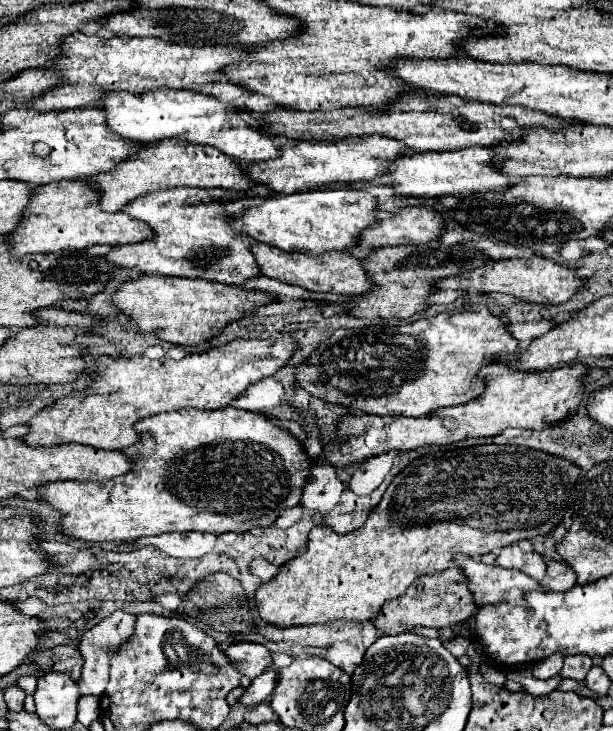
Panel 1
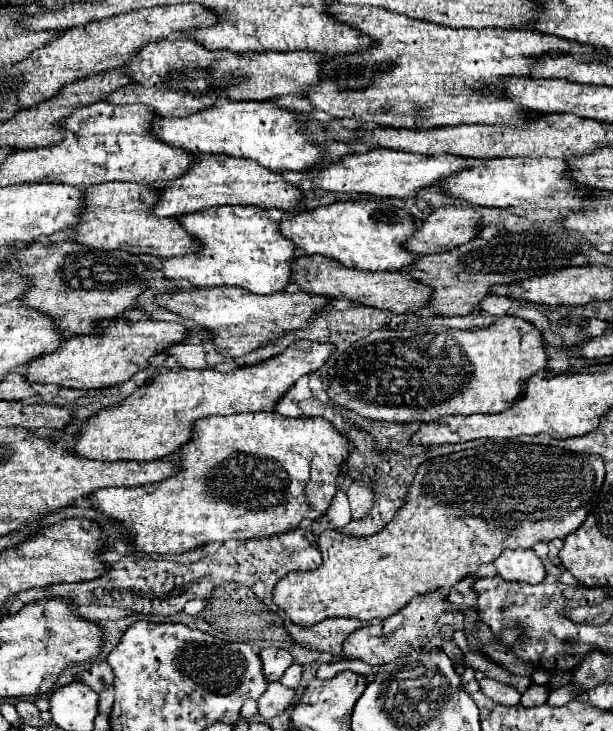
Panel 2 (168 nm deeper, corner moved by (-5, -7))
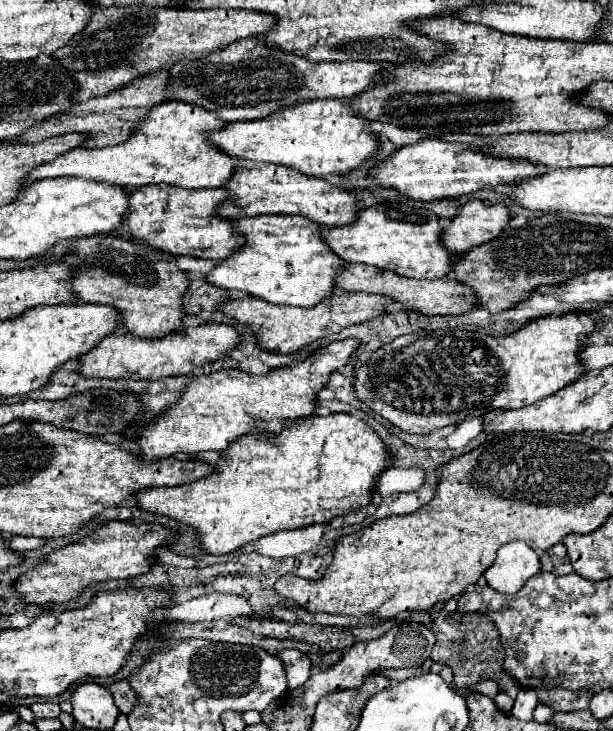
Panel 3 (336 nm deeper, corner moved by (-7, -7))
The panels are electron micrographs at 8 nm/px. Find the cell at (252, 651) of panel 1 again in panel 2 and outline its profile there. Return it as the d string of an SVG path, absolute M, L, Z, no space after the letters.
M260 649L258 657L262 661L262 669L268 681L278 681L282 677L282 673L292 665L292 657L286 649Z

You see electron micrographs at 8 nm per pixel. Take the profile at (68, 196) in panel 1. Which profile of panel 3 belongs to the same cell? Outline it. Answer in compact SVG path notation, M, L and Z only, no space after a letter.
M148 185L132 191L126 215L128 237L142 239L148 245L172 255L190 255L200 259L224 261L242 249L246 239L232 227L232 221L218 215L218 207L230 197L226 189L184 189L174 185Z

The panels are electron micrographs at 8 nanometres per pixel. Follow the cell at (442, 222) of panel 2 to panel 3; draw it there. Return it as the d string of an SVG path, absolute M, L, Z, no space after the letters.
M470 199L444 231L444 245L454 253L466 253L480 243L496 239L510 219L510 207L504 203L486 205L480 199Z

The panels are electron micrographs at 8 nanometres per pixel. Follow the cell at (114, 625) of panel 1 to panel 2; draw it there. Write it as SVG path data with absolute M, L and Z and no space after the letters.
M106 685L106 687L98 693L98 707L100 707L100 711L106 711L106 715L110 713L112 699L114 699L114 687L108 687L108 685Z

